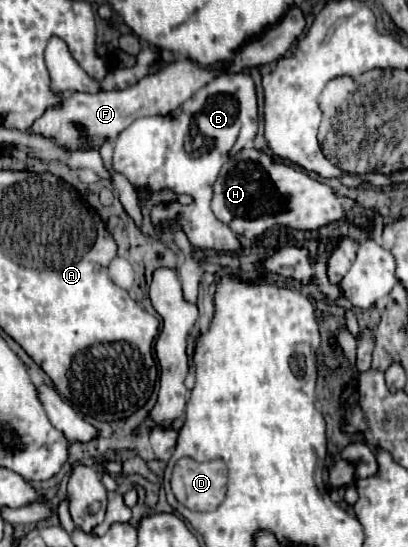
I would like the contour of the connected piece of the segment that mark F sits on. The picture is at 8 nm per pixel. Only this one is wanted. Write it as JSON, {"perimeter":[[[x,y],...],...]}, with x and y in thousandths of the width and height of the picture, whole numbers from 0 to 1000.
{"perimeter":[[[434,108],[429,115],[404,119],[404,126],[390,126],[385,133],[370,133],[350,144],[341,144],[331,155],[301,163],[301,166],[248,166],[248,170],[164,170],[154,174],[145,192],[130,192],[115,199],[81,229],[76,243],[96,247],[115,258],[130,258],[135,265],[154,272],[243,272],[257,258],[277,261],[282,250],[316,232],[341,214],[370,214],[370,210],[414,210],[434,196],[444,196],[483,163],[493,163],[502,152],[512,152],[537,130],[493,126],[488,119]]]}

